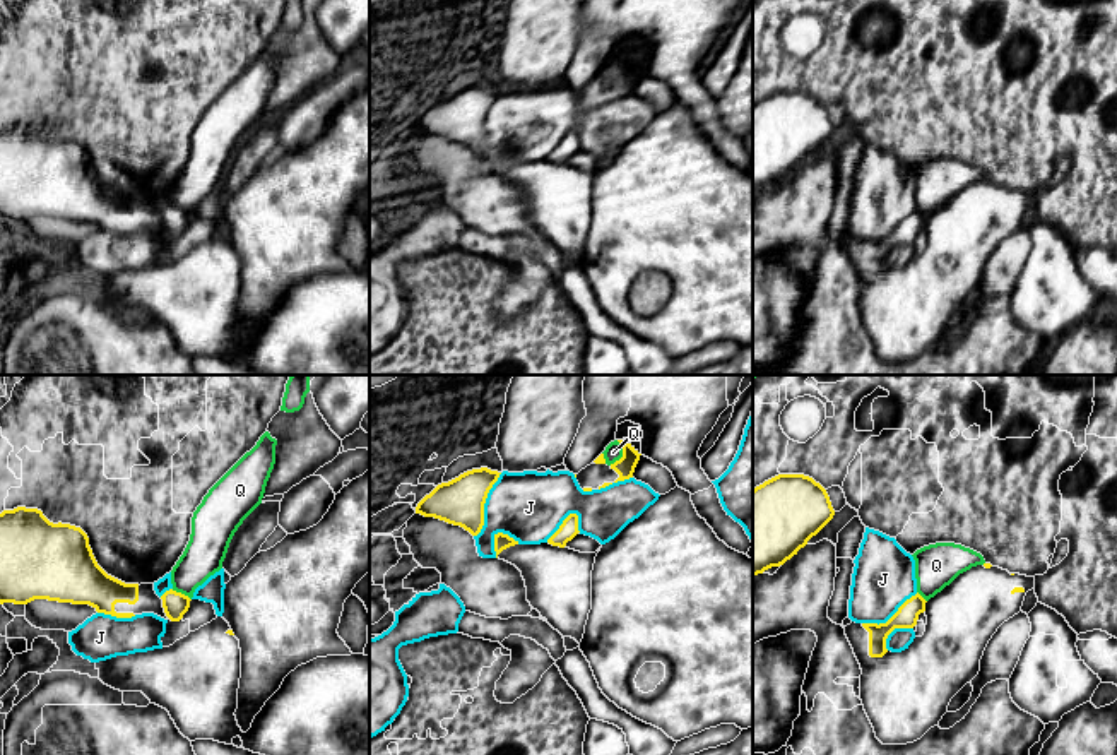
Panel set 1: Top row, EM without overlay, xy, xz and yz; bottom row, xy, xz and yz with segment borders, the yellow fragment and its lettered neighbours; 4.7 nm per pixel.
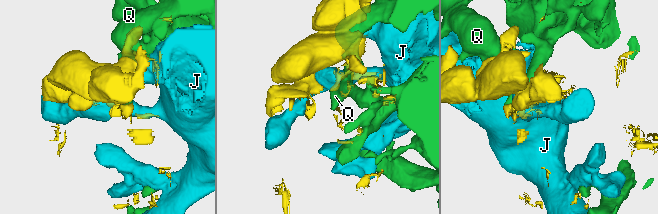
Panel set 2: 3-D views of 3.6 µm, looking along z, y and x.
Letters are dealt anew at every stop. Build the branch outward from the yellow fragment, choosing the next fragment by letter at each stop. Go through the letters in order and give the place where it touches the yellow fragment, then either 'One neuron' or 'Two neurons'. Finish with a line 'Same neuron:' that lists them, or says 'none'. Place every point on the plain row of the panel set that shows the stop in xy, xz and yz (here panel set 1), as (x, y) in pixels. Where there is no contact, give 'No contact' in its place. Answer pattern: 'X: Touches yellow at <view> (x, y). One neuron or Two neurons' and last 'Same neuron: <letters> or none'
J: Touches yellow at xz (483, 122). Two neurons
Q: Touches yellow at xz (623, 71). Two neurons
Same neuron: none

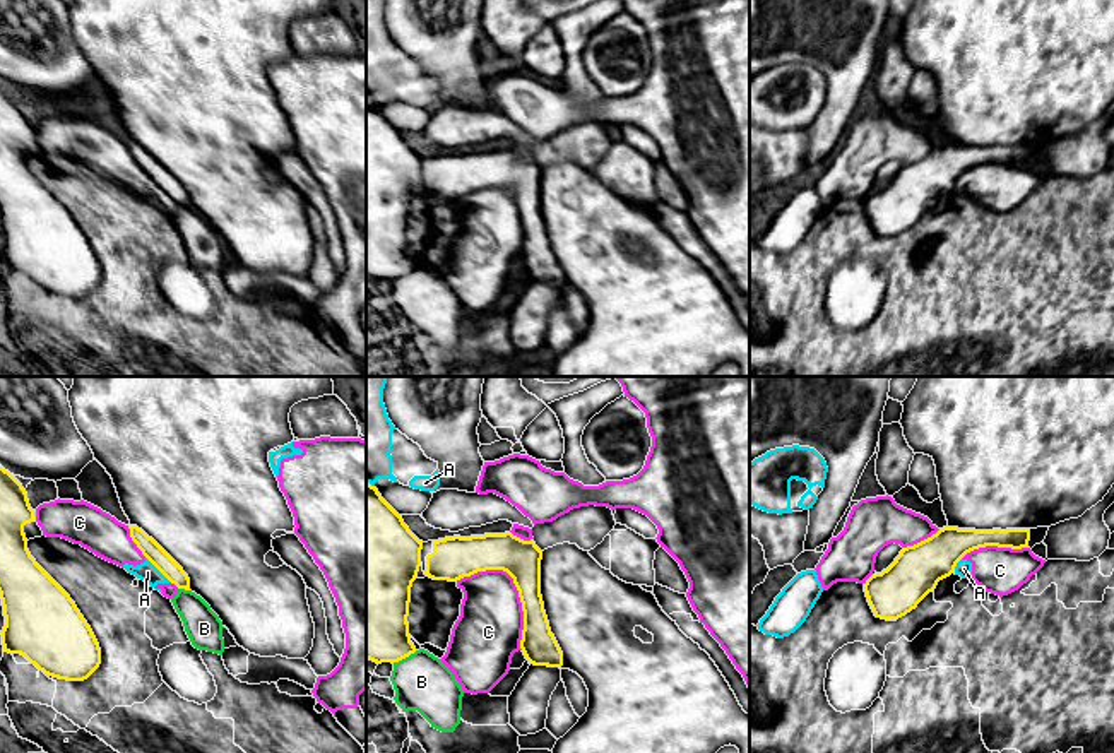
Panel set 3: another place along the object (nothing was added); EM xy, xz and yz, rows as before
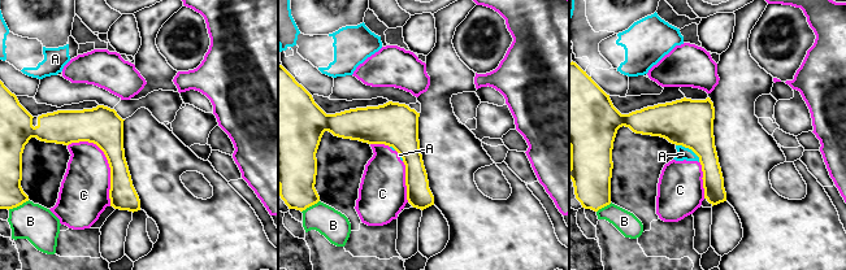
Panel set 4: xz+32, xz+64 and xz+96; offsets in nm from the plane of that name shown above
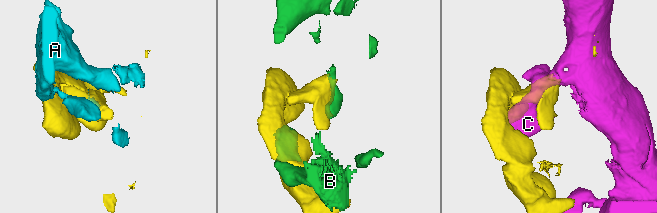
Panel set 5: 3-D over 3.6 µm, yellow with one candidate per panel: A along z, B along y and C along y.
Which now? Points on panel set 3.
A: Touches yellow at xy (158, 185). Two neurons
B: Touches yellow at xz (404, 274). Two neurons
C: Touches yellow at xz (515, 202). Two neurons
Same neuron: none

